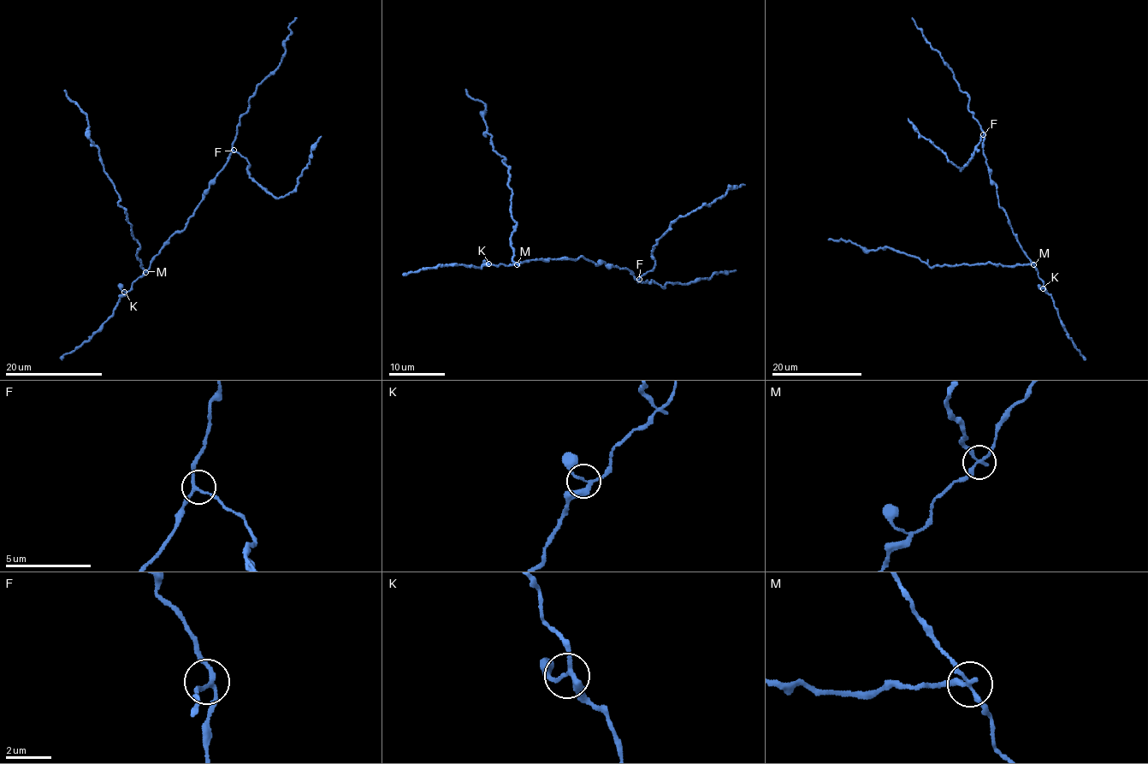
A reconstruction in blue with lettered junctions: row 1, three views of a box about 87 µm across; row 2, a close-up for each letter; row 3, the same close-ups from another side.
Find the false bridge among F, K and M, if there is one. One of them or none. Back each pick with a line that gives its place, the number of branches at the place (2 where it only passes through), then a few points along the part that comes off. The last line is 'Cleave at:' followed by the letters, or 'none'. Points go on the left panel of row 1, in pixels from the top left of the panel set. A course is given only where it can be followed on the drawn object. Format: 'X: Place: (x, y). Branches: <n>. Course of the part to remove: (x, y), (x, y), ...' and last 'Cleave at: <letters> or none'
M: Place: (145, 272). Branches: 3. Course of the part to remove: (145, 272), (119, 194), (89, 137), (87, 116), (65, 90)
Cleave at: M

